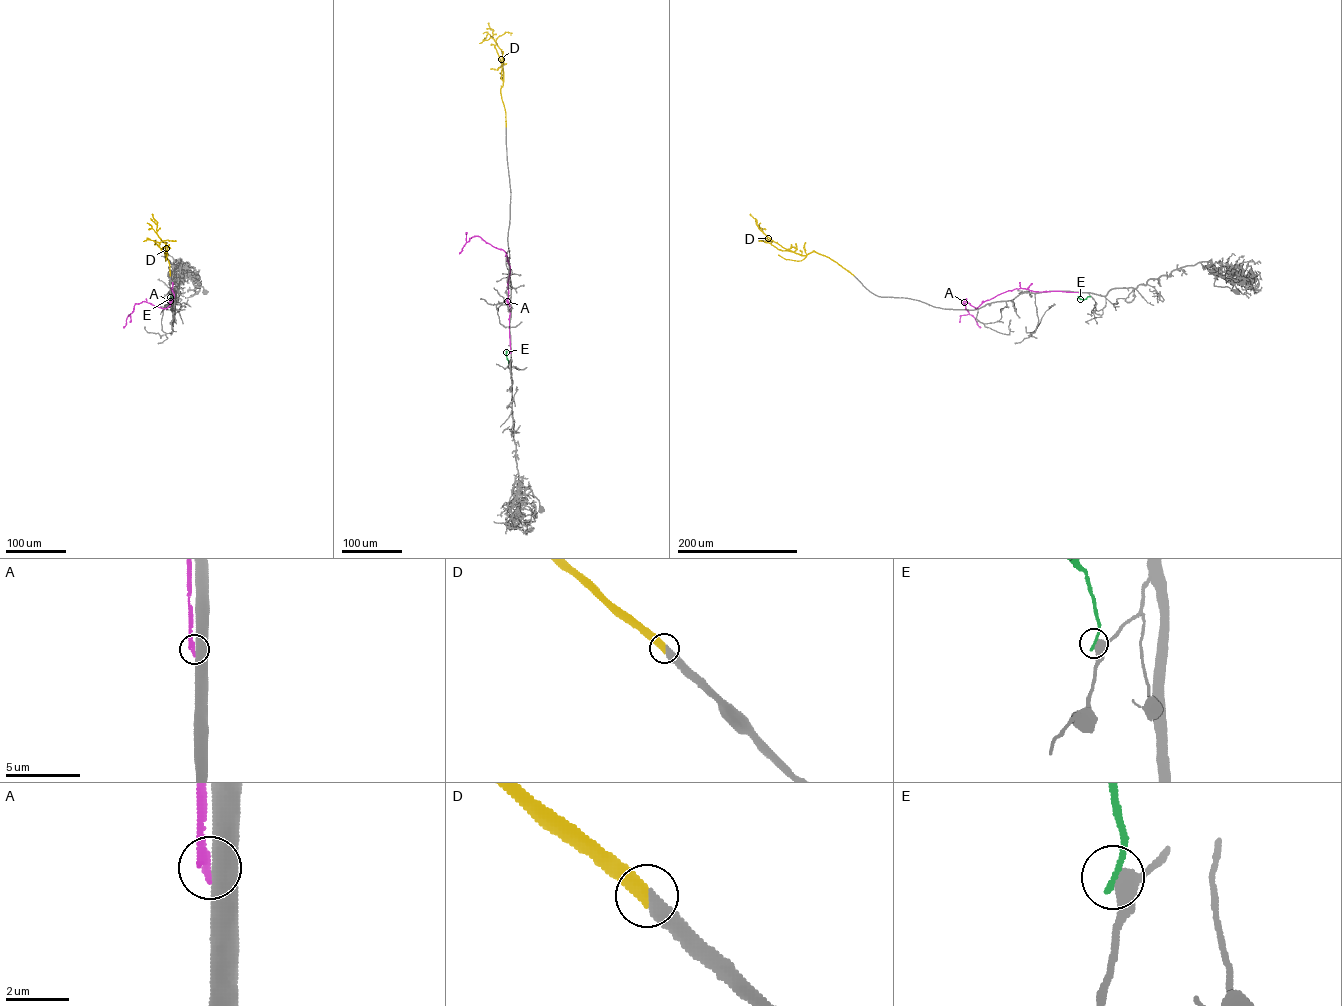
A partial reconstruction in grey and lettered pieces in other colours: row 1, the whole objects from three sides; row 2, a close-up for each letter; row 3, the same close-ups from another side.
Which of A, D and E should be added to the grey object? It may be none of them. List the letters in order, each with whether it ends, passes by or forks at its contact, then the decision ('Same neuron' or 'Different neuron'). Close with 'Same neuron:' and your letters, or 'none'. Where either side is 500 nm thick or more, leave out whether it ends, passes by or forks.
A: Different neuron
D: It ends there. Same neuron
E: It ends there. Different neuron
Same neuron: D

